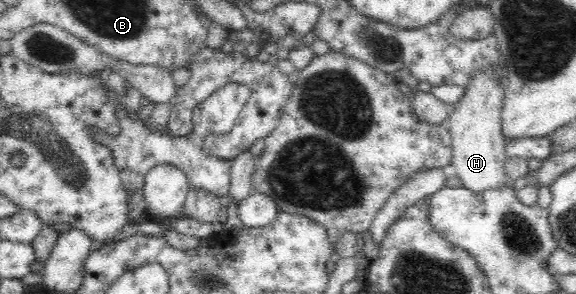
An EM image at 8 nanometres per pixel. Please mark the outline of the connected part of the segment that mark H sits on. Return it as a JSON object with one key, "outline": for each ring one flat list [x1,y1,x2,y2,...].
{"outline":[[490,69,476,73,470,79,470,84,459,101,451,106,449,116,446,118,445,125,450,131,453,142,451,164,454,166,456,176,462,181,462,188,476,194,481,194,488,189,506,188,510,184,505,172,505,162,508,156,505,154,505,136,503,135,501,119,504,97,505,89,502,88,500,81,496,79]]}

